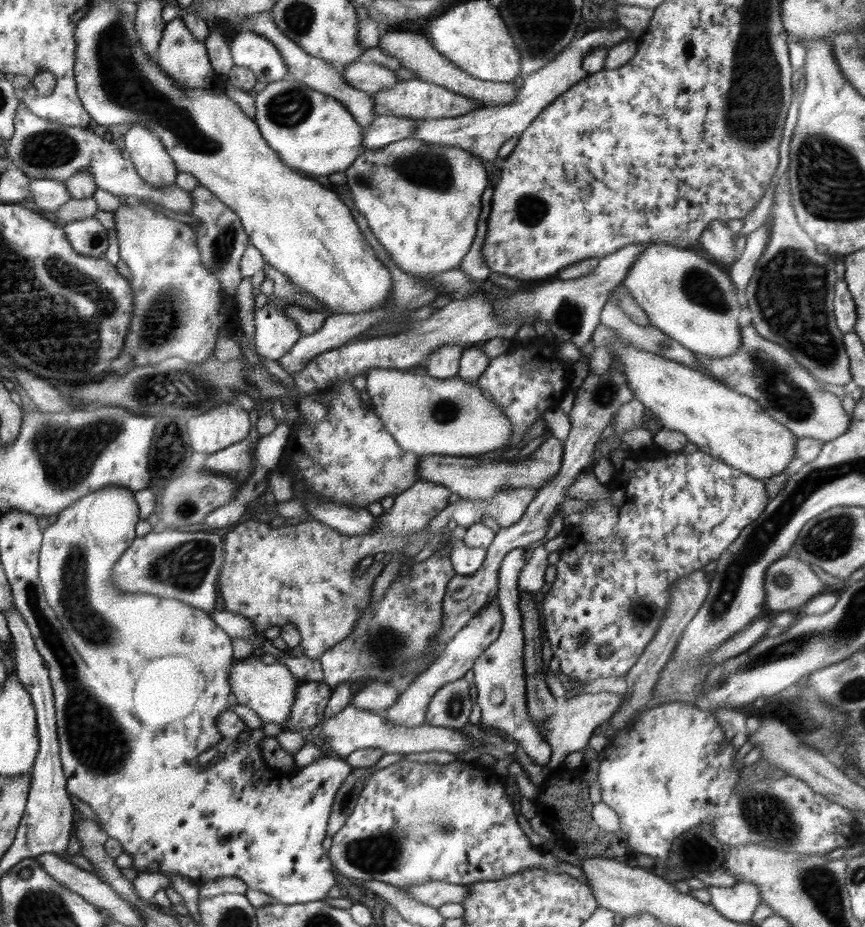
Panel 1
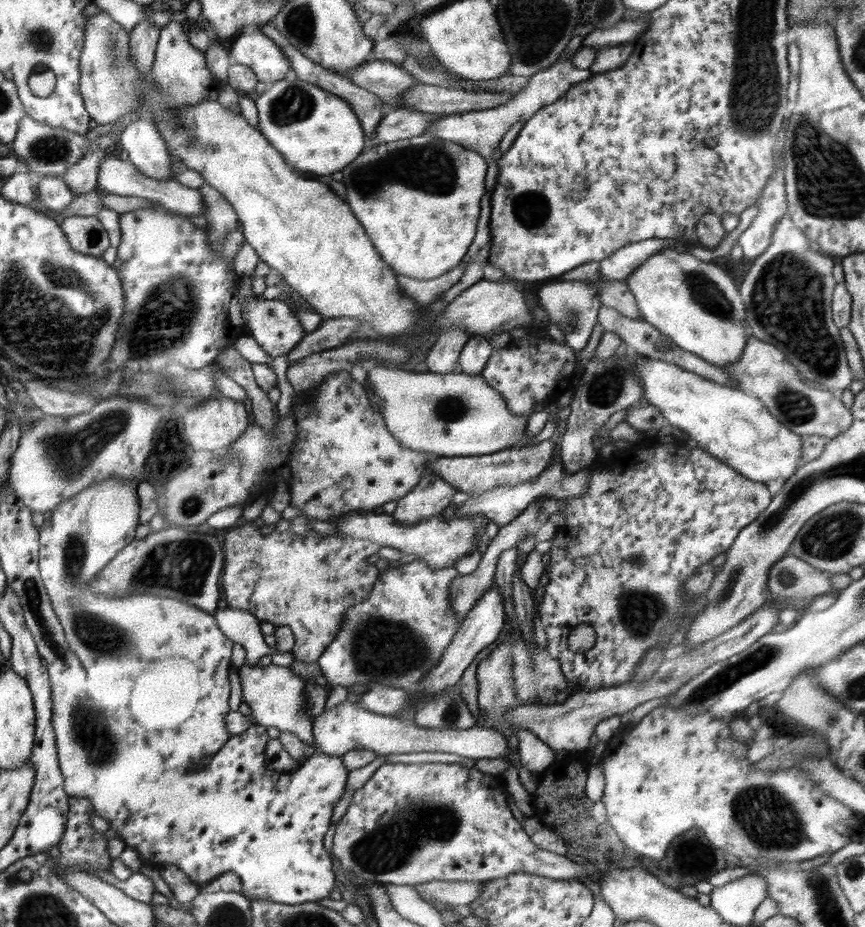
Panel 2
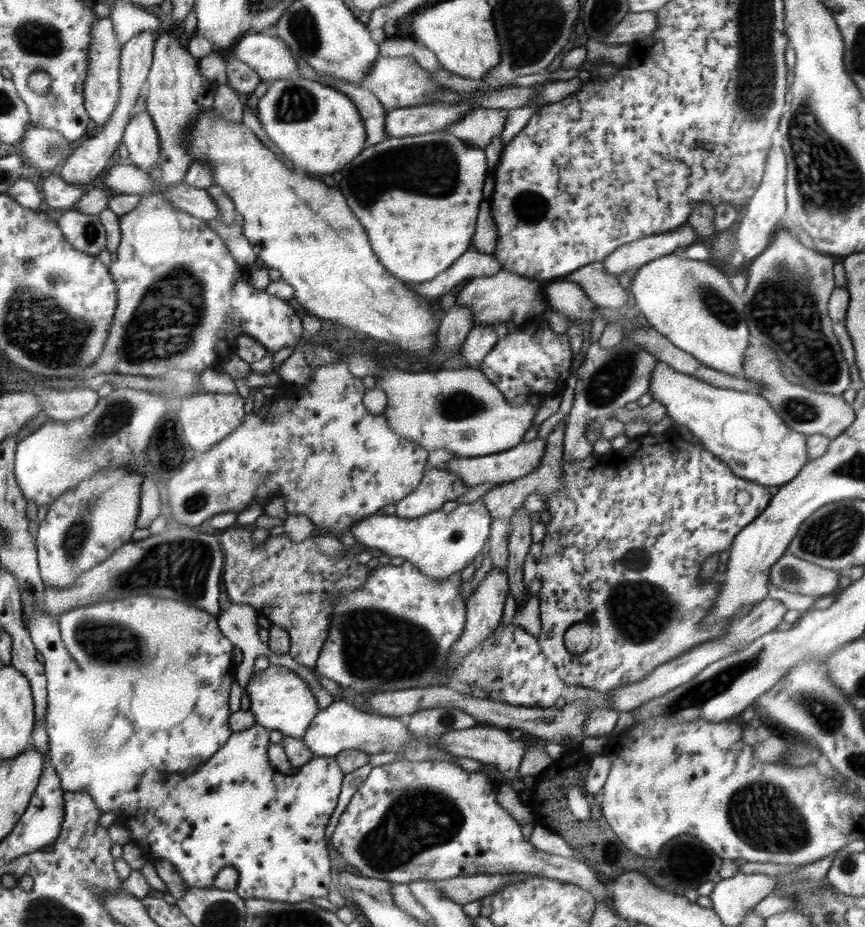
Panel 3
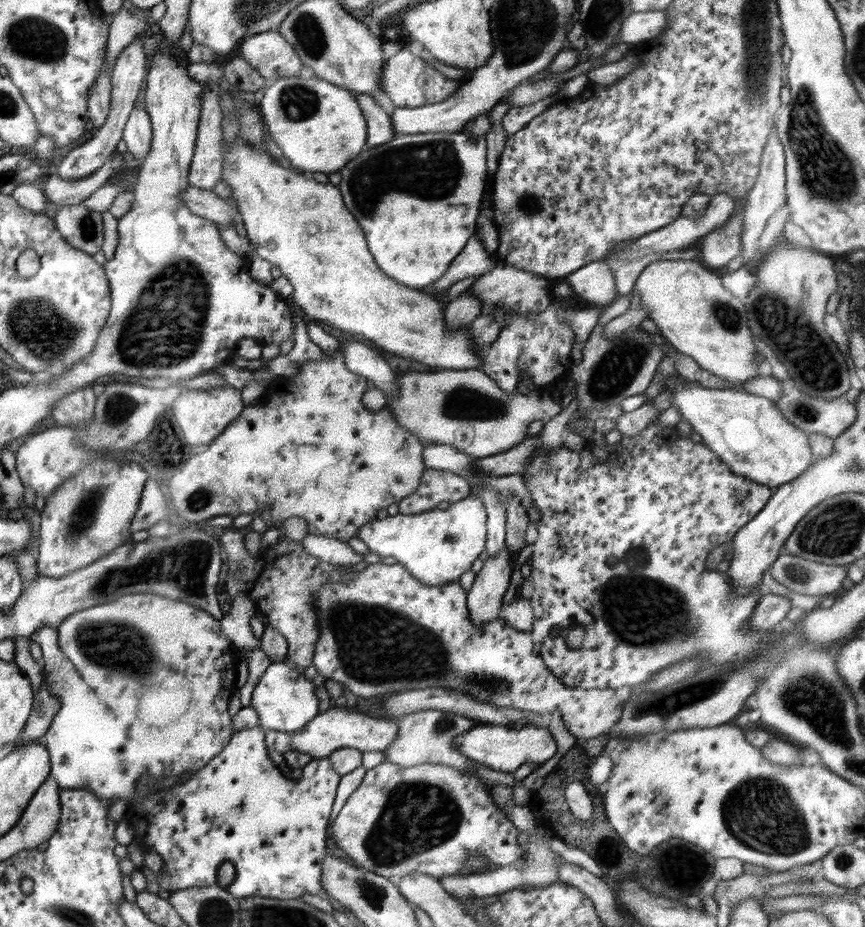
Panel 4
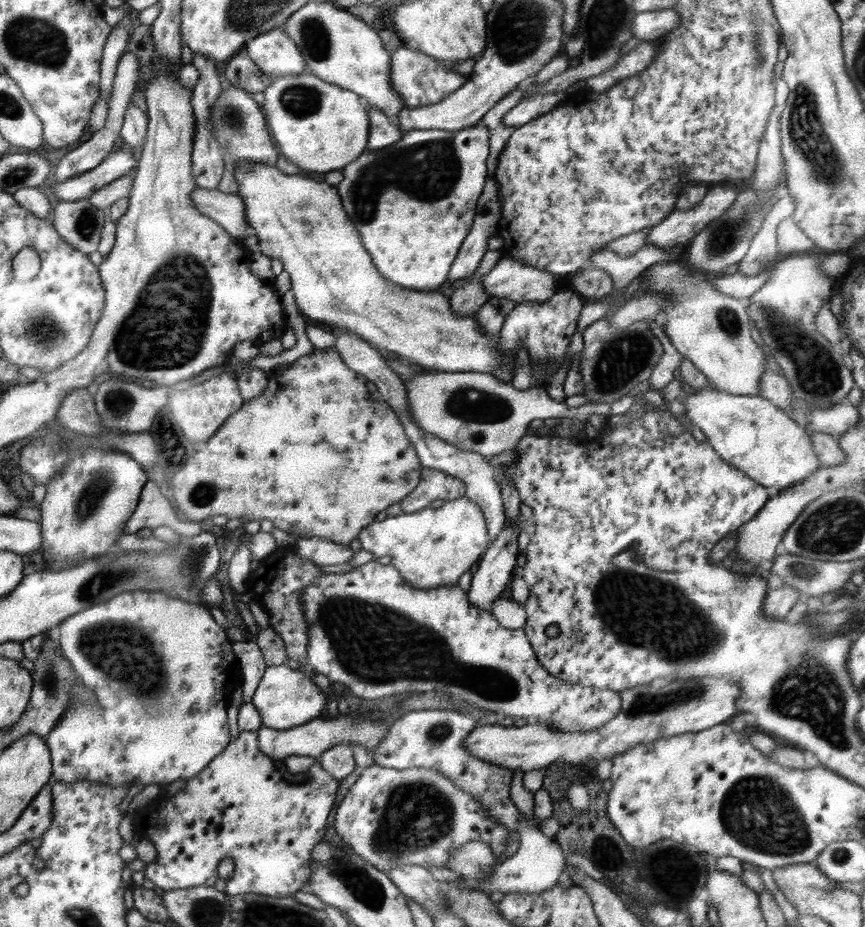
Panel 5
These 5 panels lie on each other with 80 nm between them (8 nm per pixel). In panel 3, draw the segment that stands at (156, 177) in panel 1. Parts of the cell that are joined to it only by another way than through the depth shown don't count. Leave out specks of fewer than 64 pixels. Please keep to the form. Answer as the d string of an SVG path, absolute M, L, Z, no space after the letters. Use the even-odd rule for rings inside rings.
M148 111L134 115L126 125L121 142L129 152L128 161L143 171L151 170L159 159L158 138Z

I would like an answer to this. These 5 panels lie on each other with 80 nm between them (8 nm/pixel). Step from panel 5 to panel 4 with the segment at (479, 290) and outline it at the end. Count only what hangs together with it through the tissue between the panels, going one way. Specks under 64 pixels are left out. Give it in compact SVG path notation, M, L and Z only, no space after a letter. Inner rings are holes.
M468 290L461 293L445 307L445 328L459 330L469 324L483 312L483 304Z

